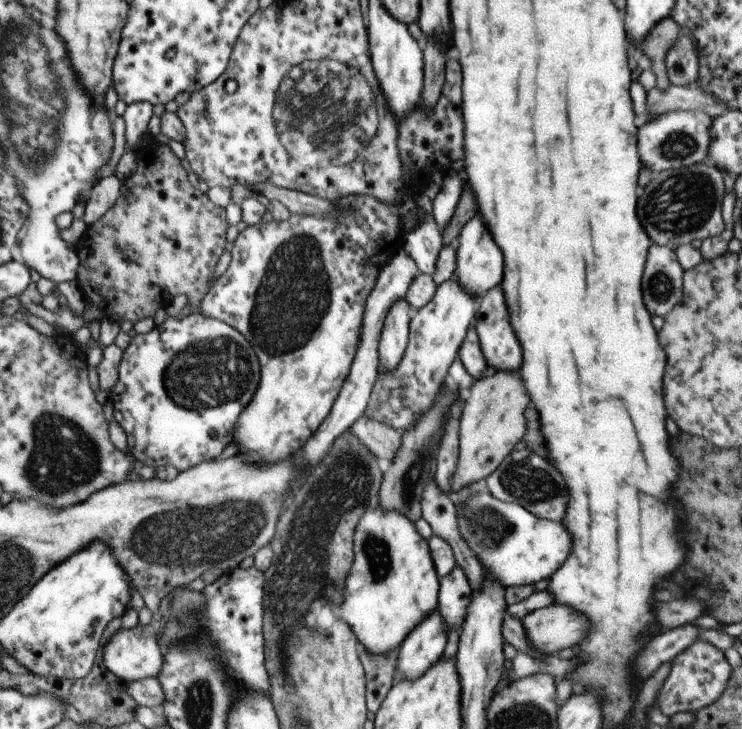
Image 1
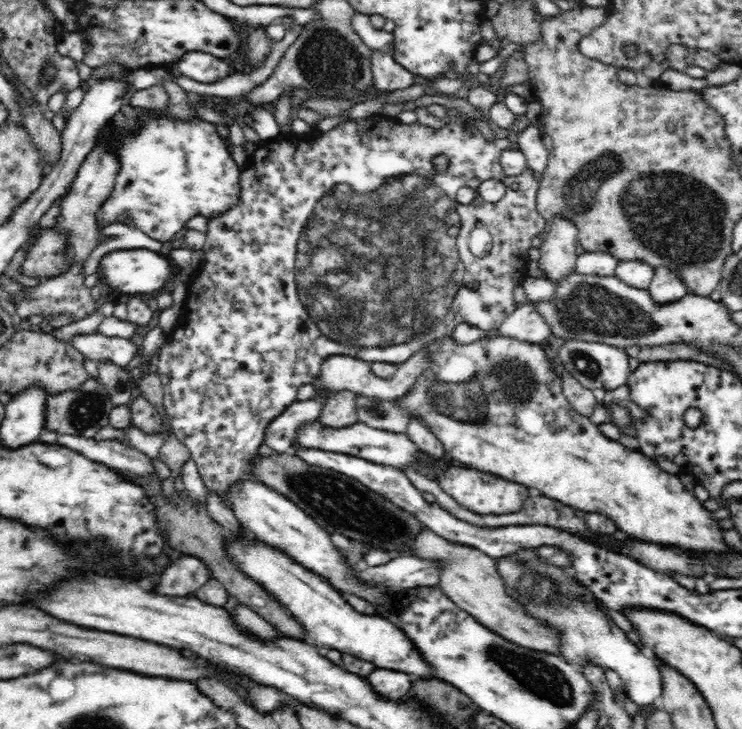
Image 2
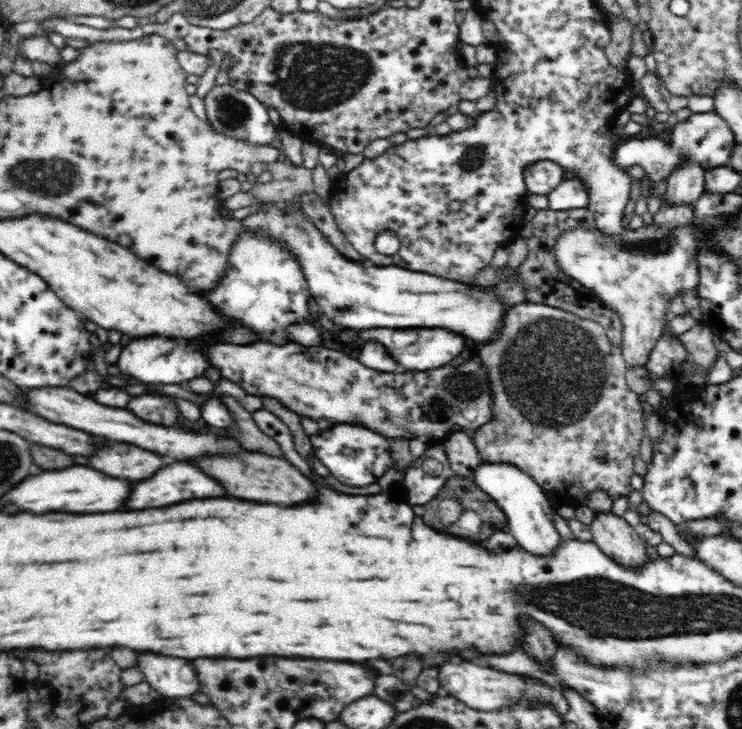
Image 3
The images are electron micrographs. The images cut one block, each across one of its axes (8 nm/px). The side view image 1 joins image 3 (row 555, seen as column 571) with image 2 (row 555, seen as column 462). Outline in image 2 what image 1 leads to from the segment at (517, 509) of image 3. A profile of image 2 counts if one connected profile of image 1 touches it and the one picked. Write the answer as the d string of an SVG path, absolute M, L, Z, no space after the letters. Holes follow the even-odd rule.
M520 549L496 561L498 573L504 578L508 593L524 604L528 614L559 629L558 656L578 669L593 662L604 670L614 670L625 684L626 696L640 707L658 702L663 681L659 671L660 659L644 656L627 634L603 613L595 597L575 576L569 576L562 567L542 561L536 549Z

